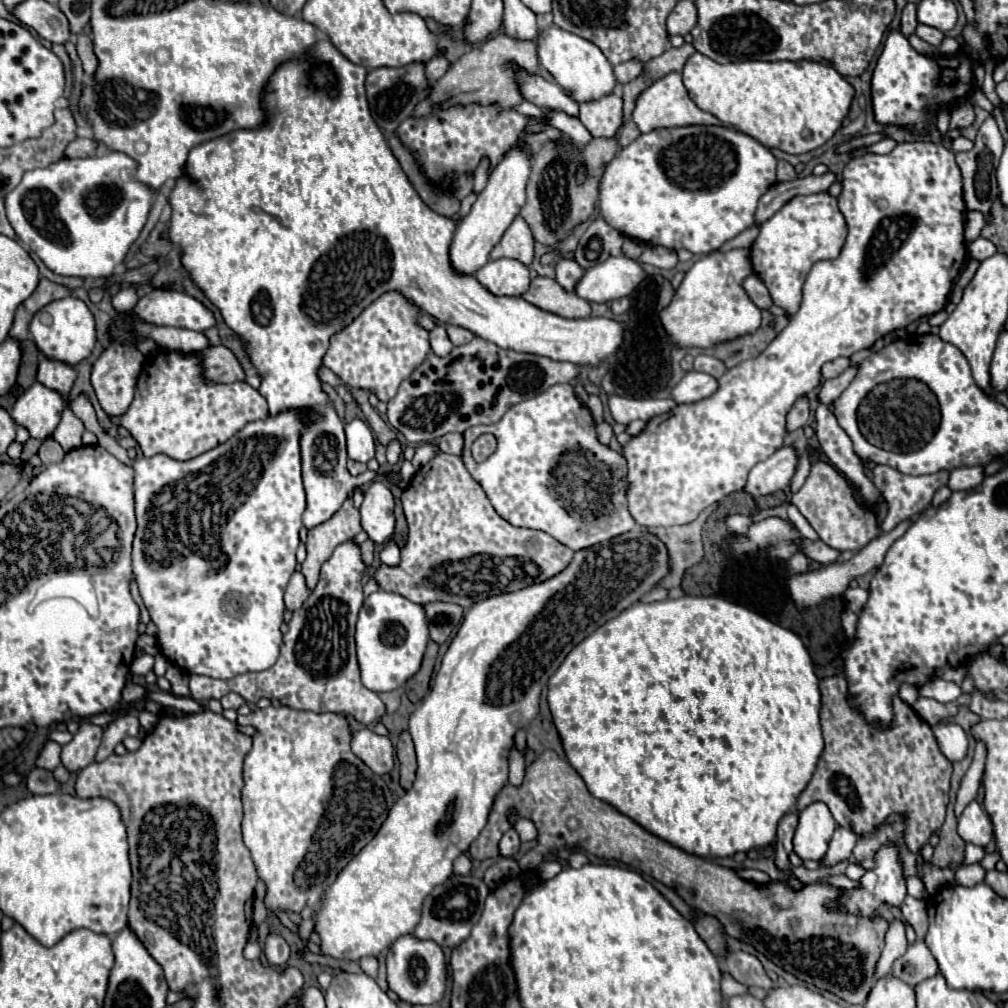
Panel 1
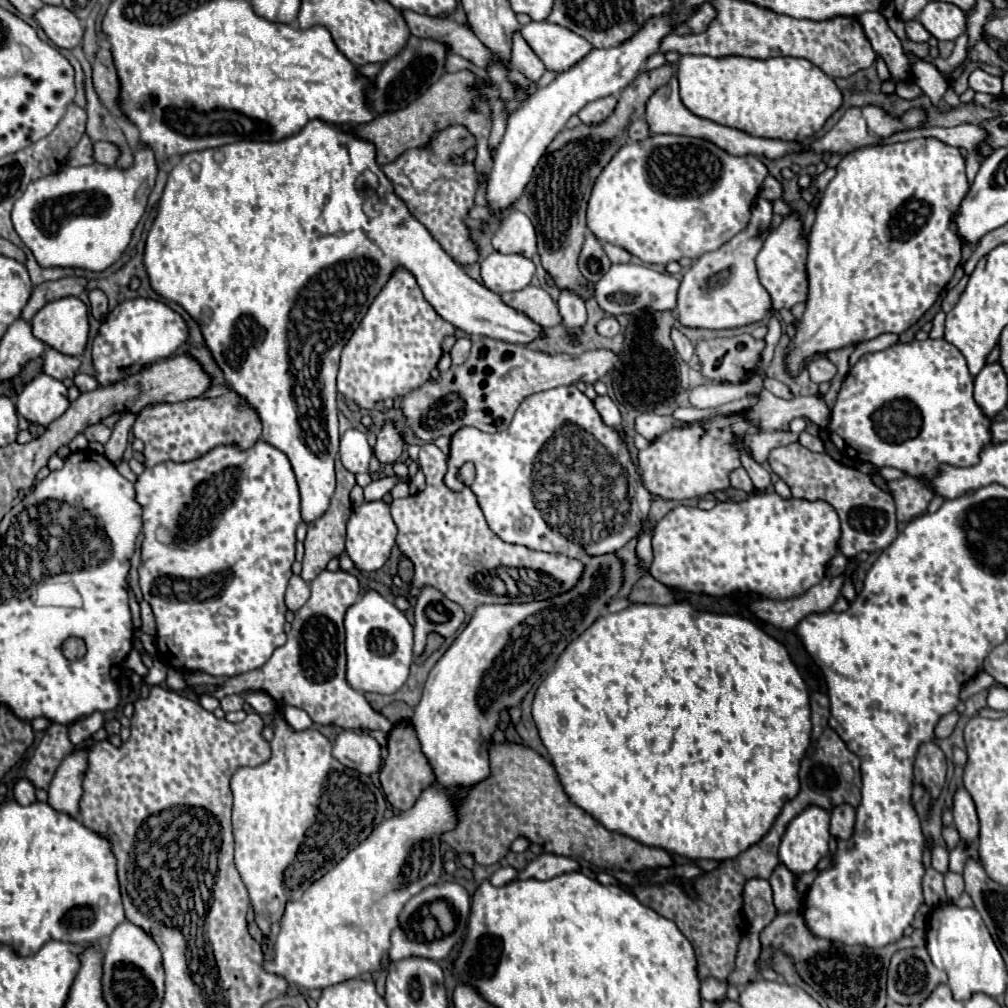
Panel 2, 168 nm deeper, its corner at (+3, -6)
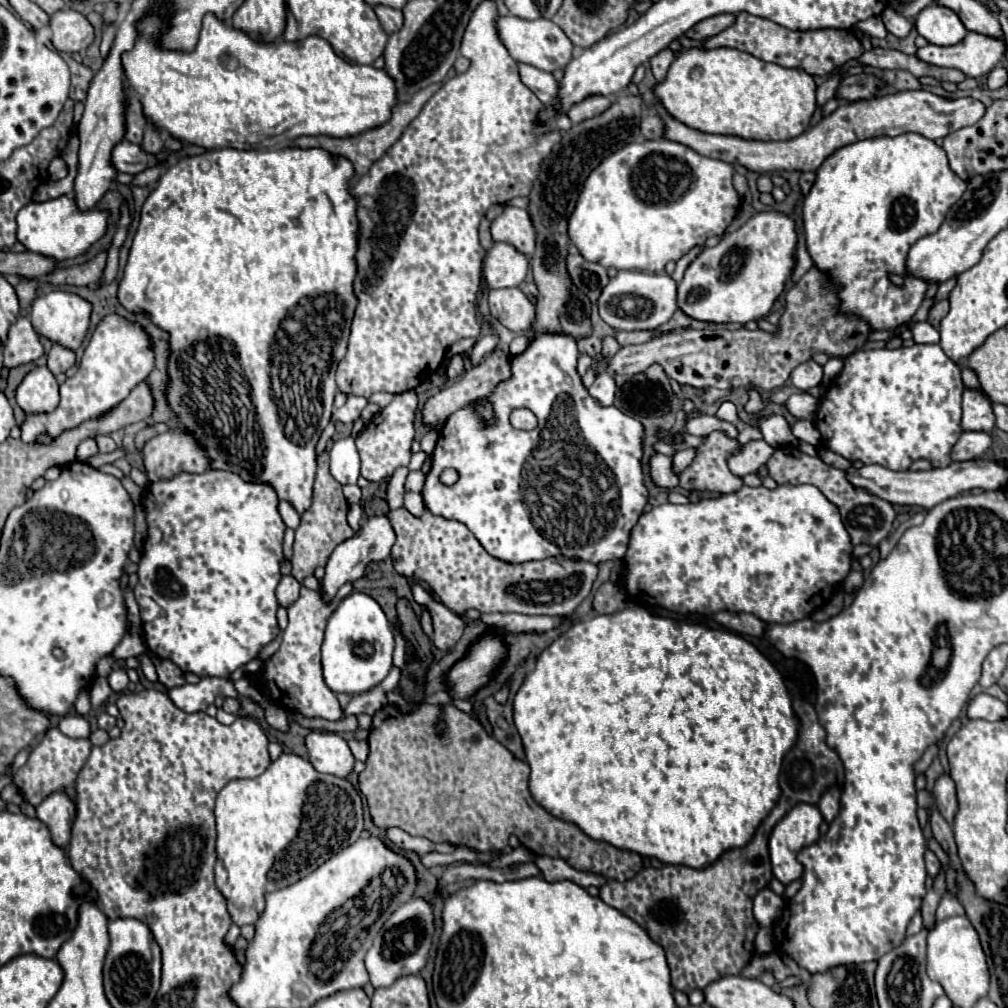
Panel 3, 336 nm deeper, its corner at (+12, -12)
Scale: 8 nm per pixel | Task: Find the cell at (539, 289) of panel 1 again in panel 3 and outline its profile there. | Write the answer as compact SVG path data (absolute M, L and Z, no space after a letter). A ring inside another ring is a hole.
M520 288L490 290L488 296L492 316L514 332L526 332L536 320L536 308Z

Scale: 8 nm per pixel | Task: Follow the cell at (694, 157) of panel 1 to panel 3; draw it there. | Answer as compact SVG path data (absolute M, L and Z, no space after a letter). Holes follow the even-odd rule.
M660 138L640 144L628 144L600 162L586 178L578 206L570 216L568 234L586 260L614 266L618 270L662 272L670 260L680 260L694 246L710 236L722 236L740 208L740 196L732 184L734 166L722 160L706 158L692 148Z

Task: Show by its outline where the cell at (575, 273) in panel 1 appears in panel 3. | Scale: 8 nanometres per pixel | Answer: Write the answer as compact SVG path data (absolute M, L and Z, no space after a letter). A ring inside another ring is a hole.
M558 332L542 334L524 354L514 356L512 378L502 382L490 396L496 412L496 426L482 428L472 410L458 410L440 432L422 498L432 514L466 524L486 552L498 560L512 564L550 556L586 560L592 564L620 560L628 550L630 532L648 502L640 464L642 424L614 406L598 406L582 386L576 362L578 346L572 336ZM514 408L528 408L534 412L538 426L534 430L514 430L508 420ZM444 468L458 470L460 478L454 486L444 486L438 480Z

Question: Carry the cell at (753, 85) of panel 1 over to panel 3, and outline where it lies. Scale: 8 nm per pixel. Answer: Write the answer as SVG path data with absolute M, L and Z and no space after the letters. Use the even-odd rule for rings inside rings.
M690 48L680 52L670 64L666 80L656 86L656 96L668 114L690 128L708 134L732 134L746 140L792 140L810 128L812 114L816 112L816 82L810 74L798 68L768 64L734 48Z

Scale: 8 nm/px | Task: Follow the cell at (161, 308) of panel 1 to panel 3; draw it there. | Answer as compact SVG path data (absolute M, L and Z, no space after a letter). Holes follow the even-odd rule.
M120 314L104 316L84 350L78 372L72 378L66 378L64 384L60 386L58 408L50 414L26 414L26 422L20 428L22 442L34 442L36 436L42 432L54 438L62 430L74 428L84 420L102 416L106 410L122 402L138 382L146 380L152 370L154 370L152 338L142 328L142 324L132 322Z

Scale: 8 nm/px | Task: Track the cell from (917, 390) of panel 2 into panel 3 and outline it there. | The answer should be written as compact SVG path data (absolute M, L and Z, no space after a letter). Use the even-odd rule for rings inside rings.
M914 344L912 348L878 348L858 350L844 360L844 370L836 384L824 394L816 428L822 434L824 444L842 458L862 464L878 464L888 470L908 470L914 460L928 460L934 468L948 466L954 444L962 434L962 390L964 382L958 364L954 364L938 344Z

